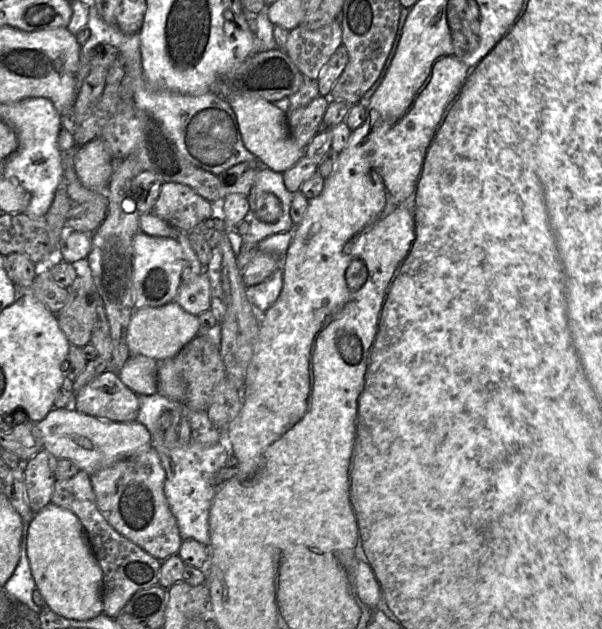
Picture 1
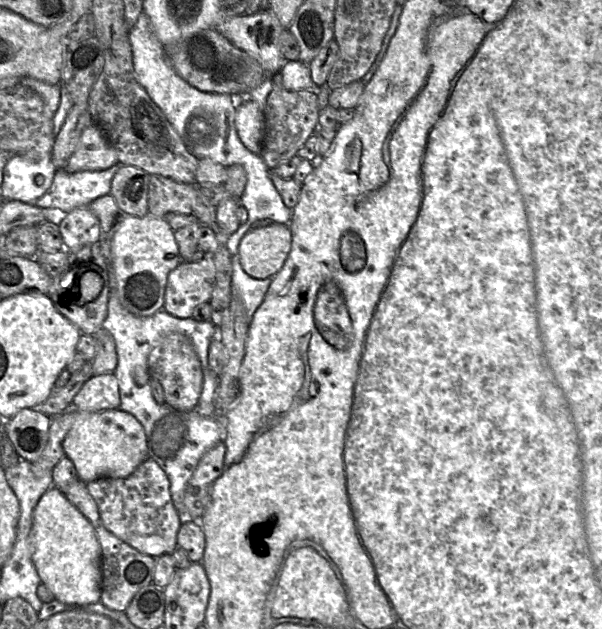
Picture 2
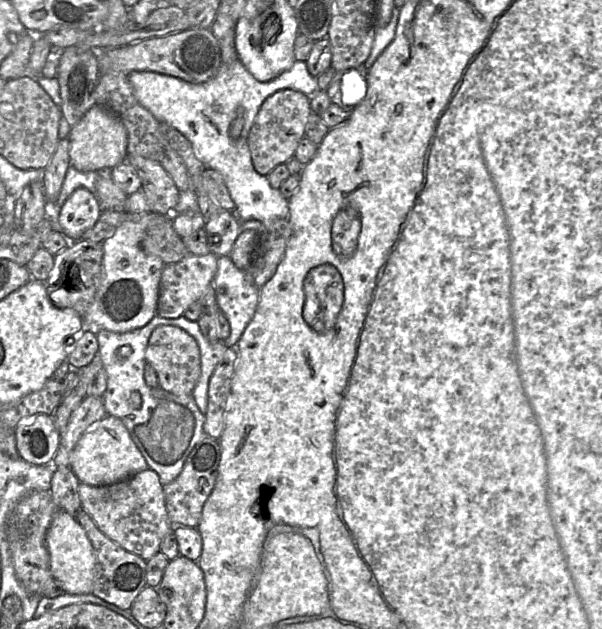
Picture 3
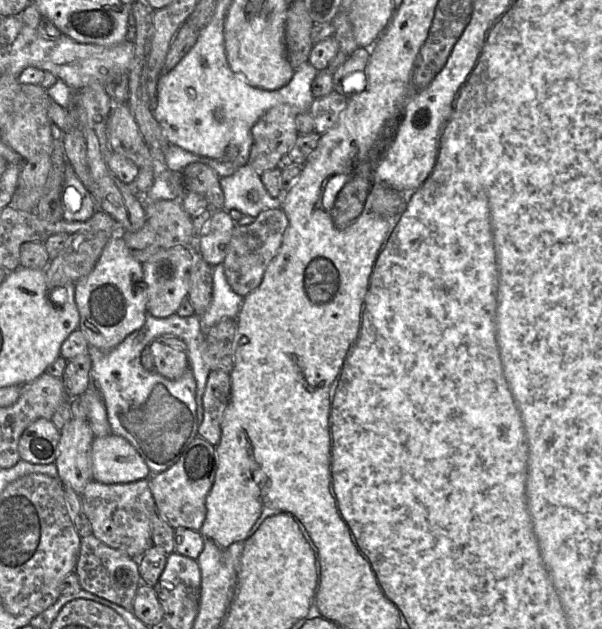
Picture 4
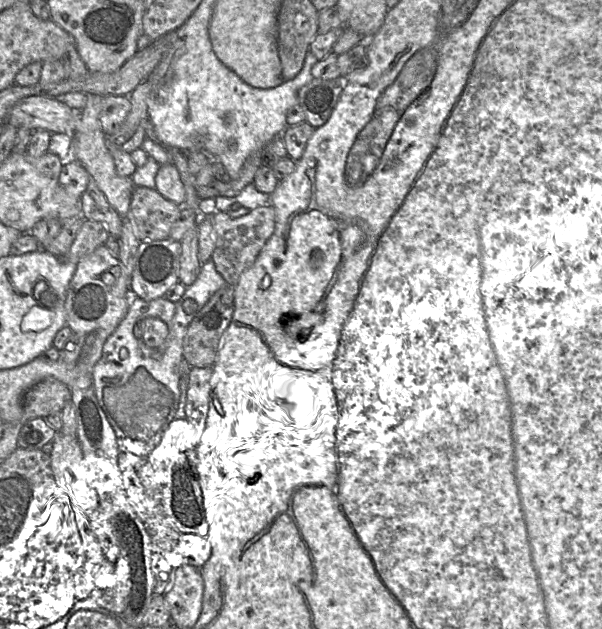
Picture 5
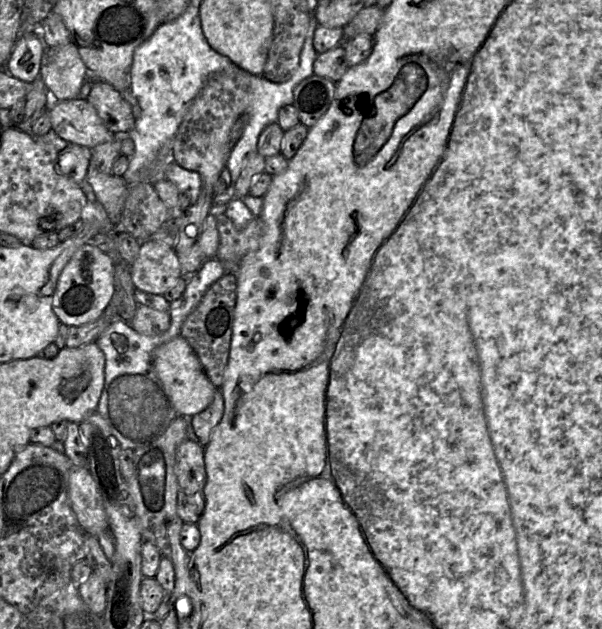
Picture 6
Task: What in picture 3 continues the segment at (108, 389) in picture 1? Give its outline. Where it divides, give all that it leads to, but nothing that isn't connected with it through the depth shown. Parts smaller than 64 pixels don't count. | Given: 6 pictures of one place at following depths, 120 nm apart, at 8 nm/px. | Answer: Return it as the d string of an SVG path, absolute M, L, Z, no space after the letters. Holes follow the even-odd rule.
M85 396L74 409L60 442L56 455L52 459L54 467L69 466L70 454L83 433L96 421L107 415L102 397Z

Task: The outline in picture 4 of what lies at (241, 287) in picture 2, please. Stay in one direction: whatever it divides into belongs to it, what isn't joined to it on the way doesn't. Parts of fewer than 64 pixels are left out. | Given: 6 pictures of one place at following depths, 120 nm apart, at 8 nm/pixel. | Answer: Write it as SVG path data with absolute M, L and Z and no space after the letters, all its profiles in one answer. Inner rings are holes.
M223 264L212 269L212 299L206 311L199 317L203 334L207 335L213 325L222 318L237 319L244 297L236 294L228 284Z

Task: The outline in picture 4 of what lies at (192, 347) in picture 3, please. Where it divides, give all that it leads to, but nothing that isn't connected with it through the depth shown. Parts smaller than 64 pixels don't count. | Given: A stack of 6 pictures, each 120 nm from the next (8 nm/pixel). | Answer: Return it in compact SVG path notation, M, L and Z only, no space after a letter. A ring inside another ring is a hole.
M159 336L149 345L155 370L163 377L177 380L189 368L188 349L174 336Z

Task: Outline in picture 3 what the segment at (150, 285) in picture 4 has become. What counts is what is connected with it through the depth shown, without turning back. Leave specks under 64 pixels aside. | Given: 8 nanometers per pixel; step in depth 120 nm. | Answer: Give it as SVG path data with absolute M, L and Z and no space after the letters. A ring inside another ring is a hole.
M189 253L179 262L165 265L159 283L157 314L170 319L183 316L186 309L199 301L212 286L217 271L217 259L212 253L202 256Z

